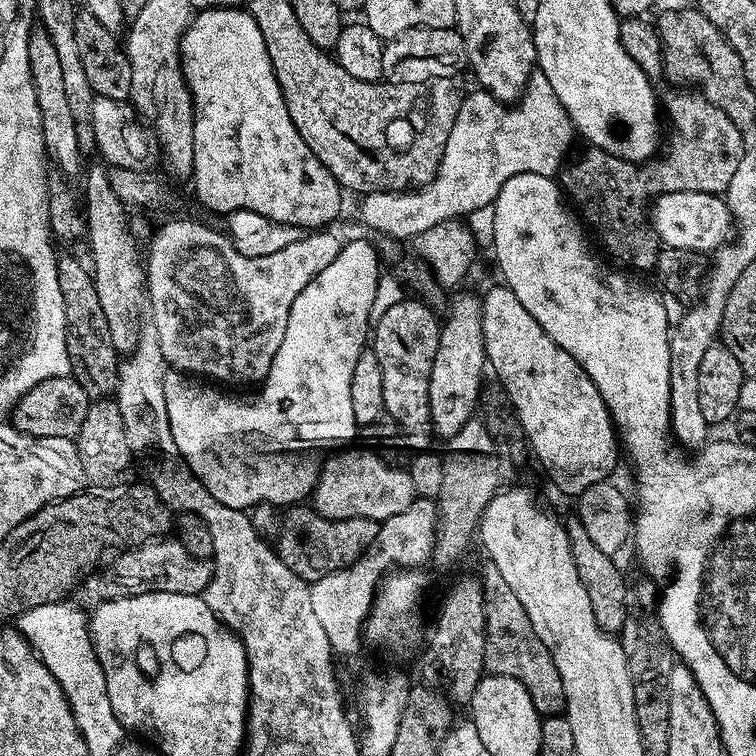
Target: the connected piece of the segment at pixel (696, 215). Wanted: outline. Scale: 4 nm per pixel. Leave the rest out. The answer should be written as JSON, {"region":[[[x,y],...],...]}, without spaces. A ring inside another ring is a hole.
{"region":[[[663,192],[651,201],[650,219],[663,247],[685,248],[701,254],[715,253],[734,232],[728,203],[715,192]]]}

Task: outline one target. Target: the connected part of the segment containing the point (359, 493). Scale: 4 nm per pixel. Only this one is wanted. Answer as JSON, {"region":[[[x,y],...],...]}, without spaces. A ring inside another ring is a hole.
{"region":[[[371,450],[363,451],[344,452],[326,461],[324,469],[319,469],[314,487],[314,508],[326,519],[360,518],[383,522],[394,514],[402,514],[402,510],[417,499],[414,482],[410,482],[403,467],[384,463]]]}

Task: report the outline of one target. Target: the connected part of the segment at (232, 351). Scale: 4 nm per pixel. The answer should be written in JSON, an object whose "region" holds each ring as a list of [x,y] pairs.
{"region":[[[196,220],[166,221],[157,230],[156,237],[153,238],[152,245],[148,248],[148,258],[146,254],[147,307],[150,310],[152,308],[153,325],[151,324],[151,327],[158,338],[158,346],[162,350],[162,358],[165,365],[177,372],[195,374],[197,377],[207,378],[212,382],[221,380],[224,384],[253,384],[253,386],[263,382],[268,376],[270,362],[274,362],[274,354],[278,354],[278,346],[285,334],[284,321],[286,313],[290,310],[294,298],[298,298],[298,294],[306,282],[313,280],[319,272],[326,270],[326,266],[330,266],[330,262],[334,262],[334,258],[338,258],[342,247],[342,240],[339,240],[334,233],[328,231],[332,230],[314,230],[309,234],[301,235],[298,242],[290,242],[290,246],[285,246],[274,254],[266,254],[266,258],[246,258],[236,252],[231,240],[228,239],[223,231],[215,232],[214,229],[207,228],[206,225],[199,224]]]}

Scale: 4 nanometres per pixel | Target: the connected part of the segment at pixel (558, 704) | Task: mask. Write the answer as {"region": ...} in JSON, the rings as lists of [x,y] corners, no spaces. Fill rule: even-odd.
{"region":[[[489,563],[482,572],[484,582],[484,667],[489,673],[497,676],[513,676],[514,679],[520,680],[522,686],[526,686],[526,690],[530,694],[530,698],[534,702],[534,706],[545,717],[555,716],[565,711],[564,687],[562,686],[562,678],[556,669],[556,663],[553,662],[548,647],[538,638],[538,634],[534,630],[534,626],[530,622],[530,618],[526,614],[526,606],[522,606],[522,602],[518,602],[518,594],[514,594],[514,590],[510,590],[510,586],[506,586],[506,578],[502,578],[502,574],[498,570],[498,566]]]}

